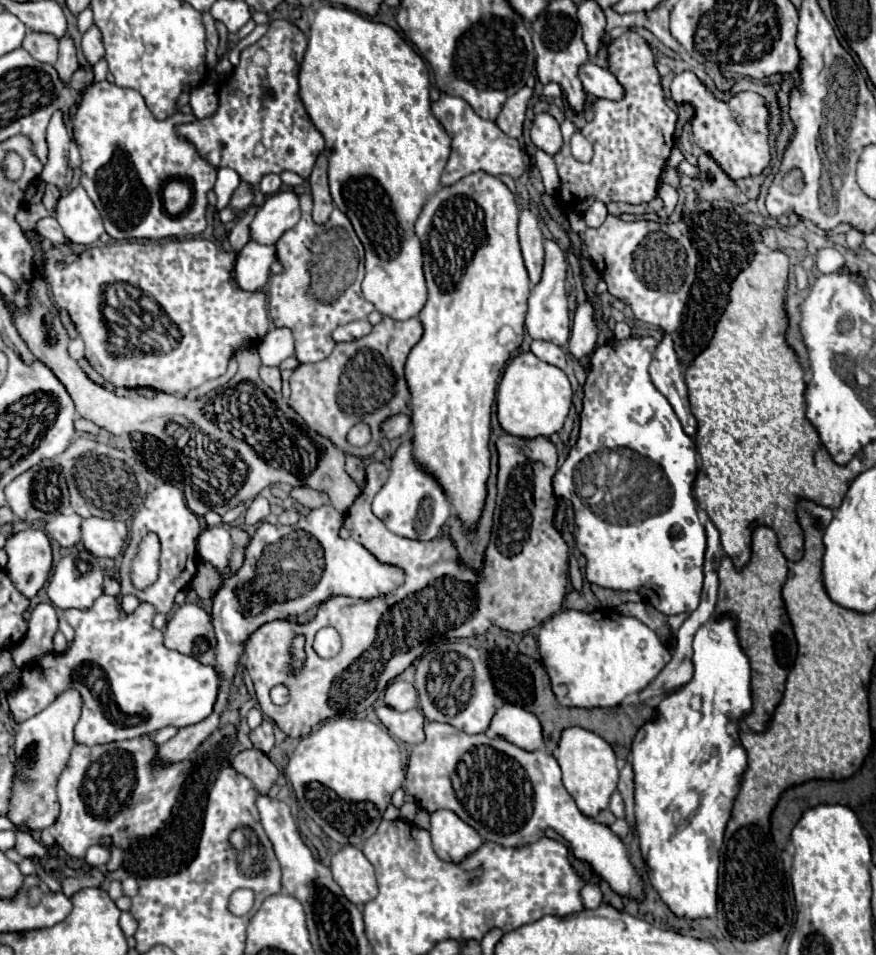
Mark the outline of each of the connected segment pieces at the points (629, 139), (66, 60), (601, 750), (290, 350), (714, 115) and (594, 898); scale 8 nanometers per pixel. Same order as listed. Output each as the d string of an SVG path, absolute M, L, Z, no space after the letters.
M626 31L622 37L618 37L614 43L608 45L608 59L610 59L610 71L618 77L618 81L626 89L626 97L622 101L606 101L598 99L592 103L594 109L594 119L580 129L580 133L594 145L594 157L590 163L580 163L572 157L570 153L570 137L578 129L570 129L570 121L562 123L562 135L564 135L564 145L558 155L554 155L558 175L560 175L560 185L562 189L570 191L578 199L586 199L590 205L592 201L626 201L626 203L648 203L656 197L658 181L662 175L662 169L666 165L666 159L670 155L670 149L674 147L674 125L676 125L676 113L668 107L664 89L660 85L660 75L654 67L654 55L648 47L648 43L634 31Z
M68 35L64 39L60 39L60 55L58 55L54 69L58 71L58 77L60 77L62 83L70 83L74 71L78 69L76 47L74 47L74 41Z
M568 727L562 731L558 749L555 749L553 755L562 769L562 783L566 791L572 795L584 815L596 817L602 809L608 807L610 795L618 785L618 767L612 747L600 735L582 727Z
M274 327L266 333L266 337L258 343L258 355L262 365L278 367L284 359L294 355L294 337L286 327Z
M686 71L674 77L670 95L676 103L690 103L694 107L694 143L702 147L710 157L714 157L730 179L738 181L748 175L760 175L768 167L768 109L758 93L744 91L730 99L730 103L722 103L714 99L712 93L708 93L708 89L698 81L694 73Z
M588 883L580 889L580 897L582 897L582 903L586 909L596 909L600 903L602 903L602 893L598 889L598 883Z

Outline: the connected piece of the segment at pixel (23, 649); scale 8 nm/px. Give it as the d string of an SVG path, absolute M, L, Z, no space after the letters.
M38 603L28 617L28 631L20 643L12 647L12 657L16 667L24 667L30 661L50 653L52 637L58 631L56 607L50 603Z

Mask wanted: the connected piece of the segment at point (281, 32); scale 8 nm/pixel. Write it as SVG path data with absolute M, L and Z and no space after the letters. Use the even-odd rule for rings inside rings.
M272 21L268 33L254 45L246 47L240 55L240 65L232 73L232 77L220 87L220 107L212 117L200 119L188 124L176 126L176 133L188 141L192 141L210 161L212 165L234 169L242 181L250 181L252 185L260 183L266 173L282 173L284 169L298 173L302 179L310 177L310 171L316 163L316 155L324 151L324 137L310 121L302 99L298 99L298 71L306 53L304 33L292 25L290 21ZM232 99L238 99L238 109L232 105Z

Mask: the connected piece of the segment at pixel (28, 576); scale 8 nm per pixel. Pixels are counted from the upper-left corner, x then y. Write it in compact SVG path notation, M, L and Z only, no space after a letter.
M26 529L6 541L6 573L14 587L32 599L48 581L52 569L50 539L42 529Z

